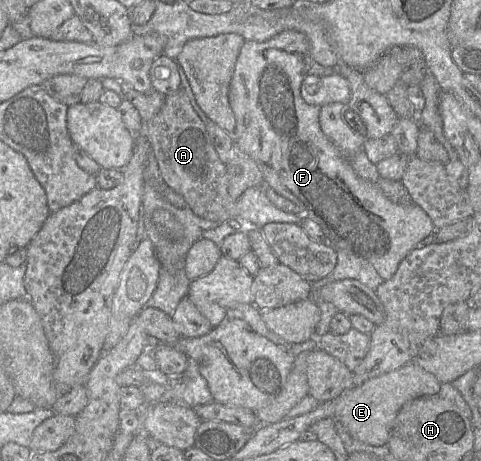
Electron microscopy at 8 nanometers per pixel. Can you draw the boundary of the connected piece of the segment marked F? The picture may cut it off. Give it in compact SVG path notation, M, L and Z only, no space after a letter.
M285 30L282 31L281 33L277 34L276 36L272 37L271 39L265 41L265 42L256 42L256 41L246 41L243 44L238 59L236 61L236 65L235 65L235 69L234 69L234 73L233 73L233 77L230 83L230 88L229 88L229 102L230 102L230 106L232 108L232 111L234 113L235 119L236 119L236 126L235 126L235 130L234 132L231 134L234 140L234 143L236 145L238 145L238 147L240 149L242 149L246 154L248 154L259 166L259 168L261 169L263 176L264 176L264 185L266 187L271 187L273 188L276 192L278 192L280 195L282 195L283 197L289 199L290 201L292 201L293 203L295 203L296 205L300 206L301 208L304 209L304 215L309 217L310 219L314 220L316 223L318 223L320 225L320 227L322 228L324 234L327 236L328 240L329 240L329 244L331 244L335 249L347 249L350 250L352 252L354 252L355 254L358 254L360 256L362 256L363 258L365 258L367 261L369 261L372 266L375 268L375 270L377 271L377 273L379 274L379 276L383 279L383 280L388 280L390 278L392 278L392 276L395 274L395 272L398 269L398 266L400 264L400 262L417 246L422 245L422 242L424 241L425 238L427 238L435 229L433 222L431 220L431 218L429 217L429 215L418 205L414 204L414 203L410 203L410 204L406 204L406 205L400 205L397 203L392 202L388 197L386 197L386 195L382 192L382 190L378 187L378 185L376 183L370 182L364 178L359 177L352 165L351 165L351 161L349 158L347 158L346 156L344 156L341 151L335 146L335 144L323 133L321 127L320 127L320 123L319 123L319 115L320 115L320 111L321 111L321 107L317 106L317 105L310 105L307 102L304 101L304 99L301 96L301 85L302 82L304 81L304 79L308 76L316 76L316 77L323 77L324 75L326 75L329 71L334 71L332 69L328 69L322 65L320 65L319 63L317 63L313 57L311 56L311 52L310 52L310 42L308 37L299 31L296 30Z

